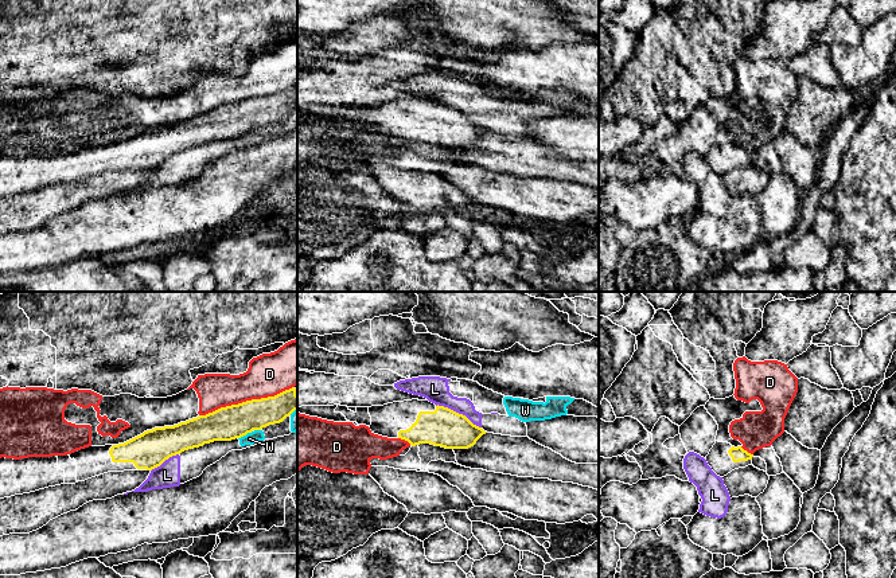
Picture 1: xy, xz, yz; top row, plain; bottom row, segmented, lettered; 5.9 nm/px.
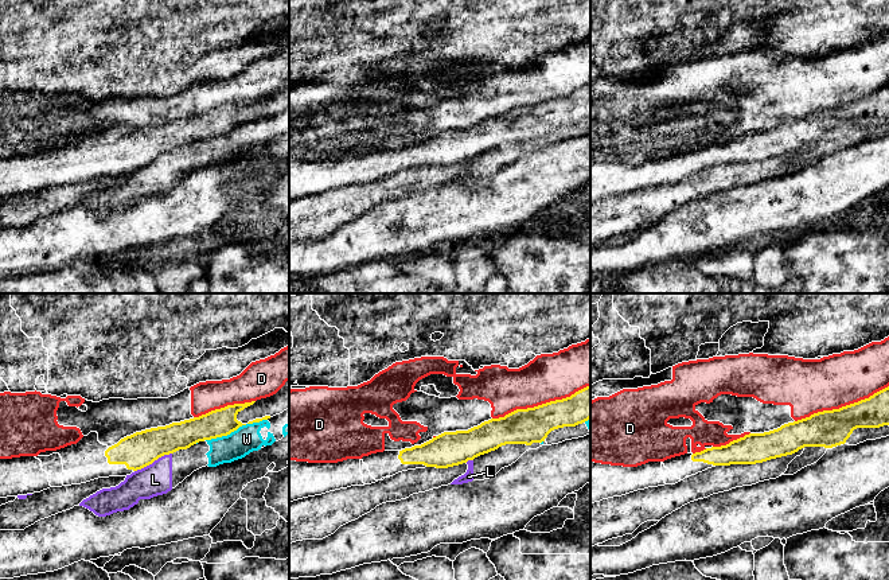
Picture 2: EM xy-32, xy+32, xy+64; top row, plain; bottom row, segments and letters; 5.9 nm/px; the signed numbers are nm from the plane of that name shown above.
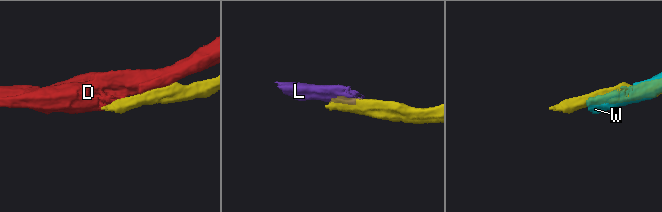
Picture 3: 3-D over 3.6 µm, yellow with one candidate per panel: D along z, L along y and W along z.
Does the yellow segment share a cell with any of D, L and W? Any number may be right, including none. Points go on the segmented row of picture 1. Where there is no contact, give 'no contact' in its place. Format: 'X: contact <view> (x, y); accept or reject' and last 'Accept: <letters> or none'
D: contact xy (246, 401); reject
L: contact xz (458, 413); reject
W: contact xy (245, 434); reject
Accept: none

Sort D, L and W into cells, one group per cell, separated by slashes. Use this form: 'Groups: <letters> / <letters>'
Groups: D / L W

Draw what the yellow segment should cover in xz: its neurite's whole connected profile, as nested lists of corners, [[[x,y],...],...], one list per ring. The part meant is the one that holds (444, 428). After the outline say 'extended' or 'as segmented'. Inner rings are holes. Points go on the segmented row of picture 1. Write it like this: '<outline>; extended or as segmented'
[[[418,399],[371,407],[301,406],[297,411],[334,422],[366,425],[374,434],[401,438],[412,446],[431,444],[445,449],[468,449],[487,433],[463,414]]]; extended

